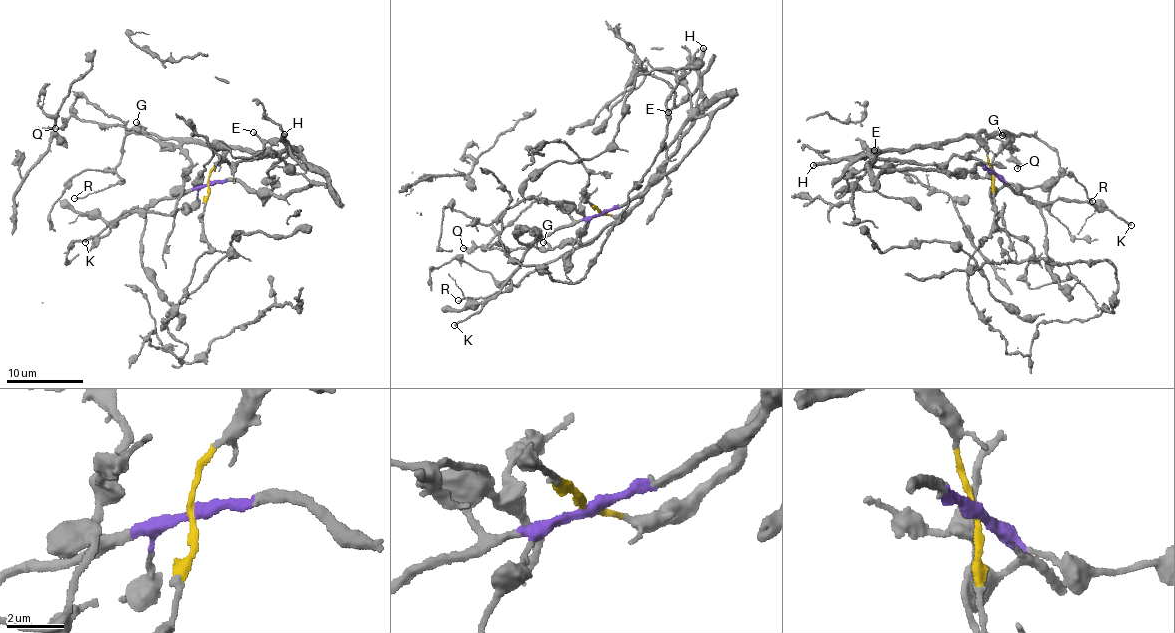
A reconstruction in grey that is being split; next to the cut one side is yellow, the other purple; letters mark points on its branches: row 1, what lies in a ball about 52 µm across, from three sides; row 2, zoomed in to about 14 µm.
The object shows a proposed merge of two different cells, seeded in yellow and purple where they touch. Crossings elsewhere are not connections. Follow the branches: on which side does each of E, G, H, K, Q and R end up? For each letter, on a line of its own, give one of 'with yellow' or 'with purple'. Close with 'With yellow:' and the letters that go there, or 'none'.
E: with yellow
G: with yellow
H: with yellow
K: with purple
Q: with yellow
R: with yellow
With yellow: E, G, H, Q, R

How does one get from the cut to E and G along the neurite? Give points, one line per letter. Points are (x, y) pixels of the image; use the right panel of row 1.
E: (993, 172), (987, 153), (965, 135), (877, 156), (854, 157), (863, 158), (874, 149)
G: (993, 172), (980, 135), (985, 130), (988, 136), (1000, 133), (1007, 136), (1012, 146), (1012, 141), (1001, 136)

